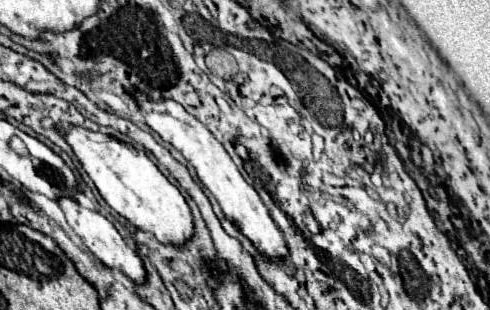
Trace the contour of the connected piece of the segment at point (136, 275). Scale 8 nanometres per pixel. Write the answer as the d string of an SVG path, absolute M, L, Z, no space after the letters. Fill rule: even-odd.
M62 196L62 198L58 198L56 202L58 202L58 206L62 208L62 212L66 214L66 220L68 220L72 232L86 244L86 248L88 248L100 262L104 262L104 264L110 266L112 270L120 270L122 274L126 274L126 276L128 276L130 280L134 280L134 282L142 282L142 280L144 280L146 272L144 272L142 260L136 256L134 250L130 250L130 246L128 246L126 240L118 234L118 230L114 228L114 224L112 224L110 220L106 220L106 218L104 218L100 212L96 212L96 210L82 208L82 206L80 206L76 200L72 200L72 198Z

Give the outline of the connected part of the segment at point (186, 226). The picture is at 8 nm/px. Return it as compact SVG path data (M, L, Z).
M58 126L64 140L74 150L78 162L98 188L104 202L124 216L138 230L152 234L162 244L184 246L194 236L194 218L180 190L158 170L144 150L134 148L110 134L92 132L80 126Z

